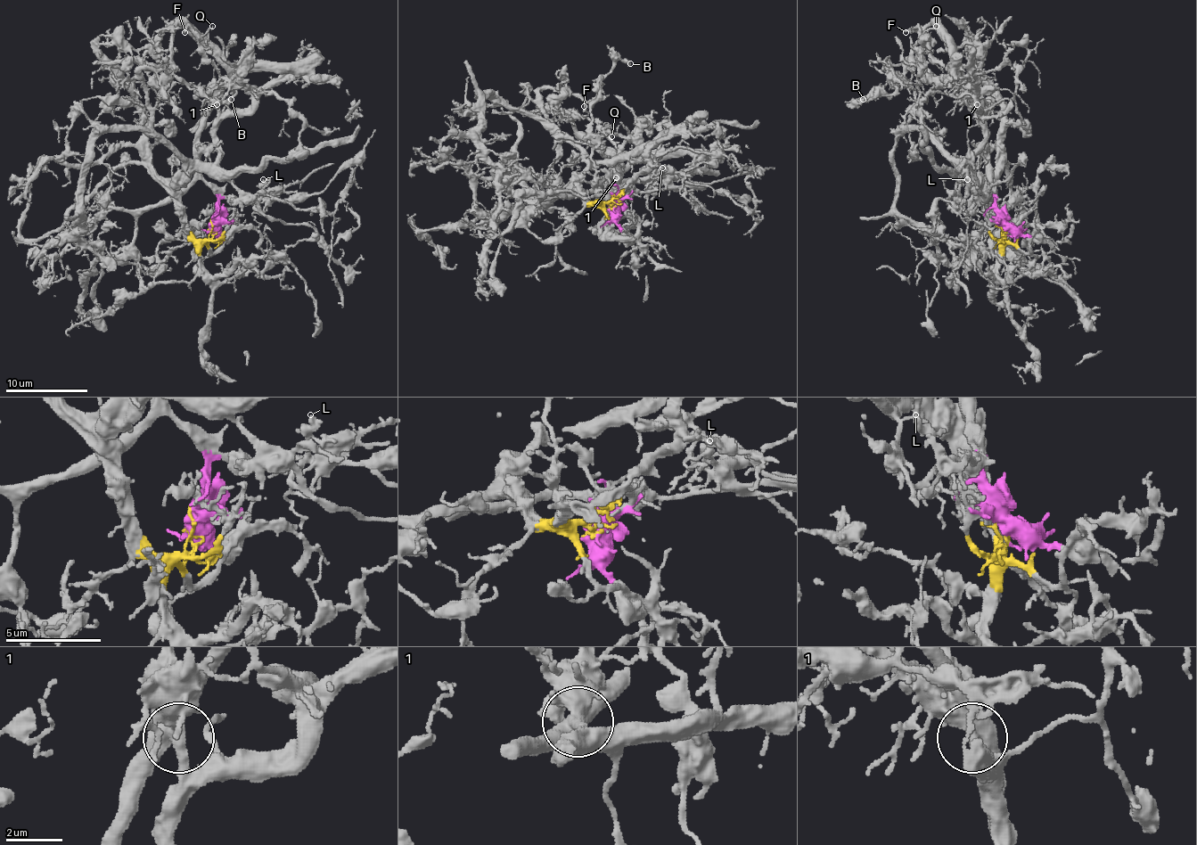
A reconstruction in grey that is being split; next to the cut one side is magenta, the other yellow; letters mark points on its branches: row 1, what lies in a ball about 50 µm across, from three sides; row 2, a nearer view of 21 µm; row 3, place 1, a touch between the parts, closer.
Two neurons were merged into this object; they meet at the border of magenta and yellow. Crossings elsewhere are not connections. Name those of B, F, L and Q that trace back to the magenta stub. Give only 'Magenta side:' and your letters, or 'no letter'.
Magenta side: no letter

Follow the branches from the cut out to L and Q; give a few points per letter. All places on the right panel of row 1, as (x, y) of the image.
L: (1001, 225), (1004, 238), (996, 211), (964, 170), (958, 180), (960, 199), (969, 207), (979, 197), (966, 178)
Q: (1001, 225), (1004, 238), (996, 211), (963, 168), (985, 137), (980, 109), (923, 46), (927, 32), (936, 26)

